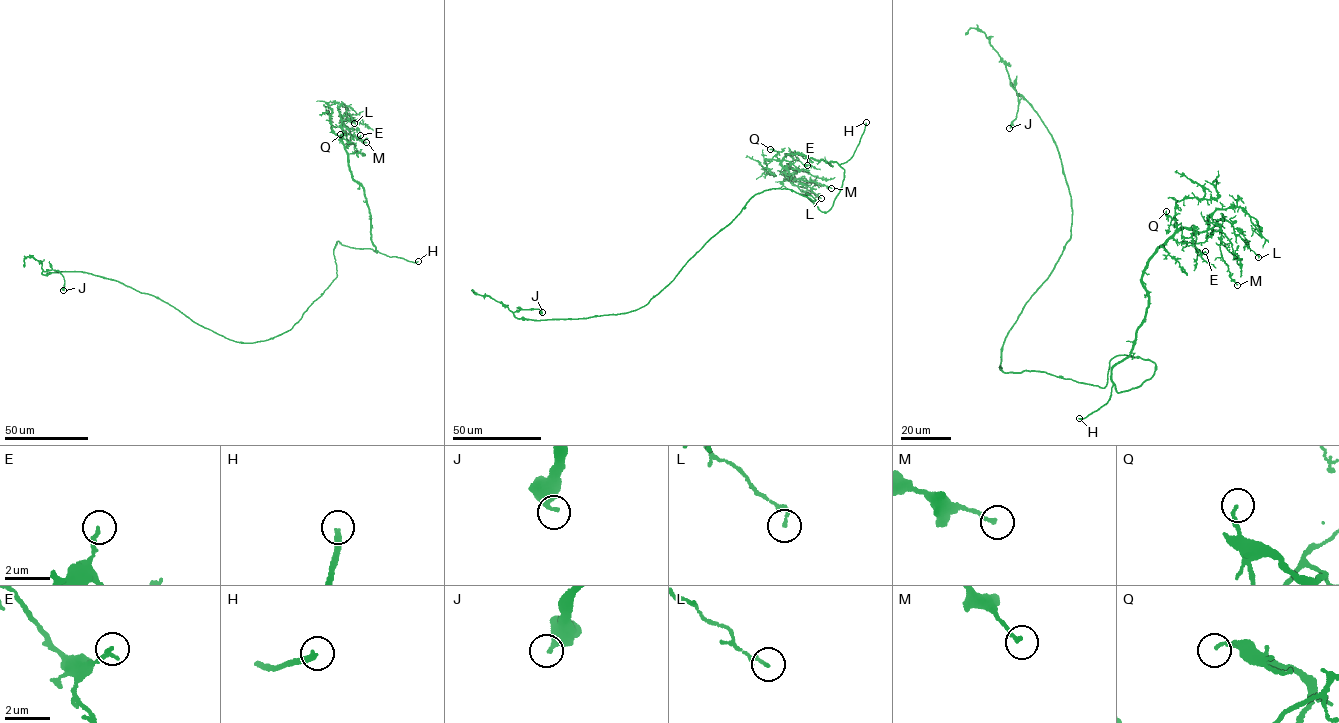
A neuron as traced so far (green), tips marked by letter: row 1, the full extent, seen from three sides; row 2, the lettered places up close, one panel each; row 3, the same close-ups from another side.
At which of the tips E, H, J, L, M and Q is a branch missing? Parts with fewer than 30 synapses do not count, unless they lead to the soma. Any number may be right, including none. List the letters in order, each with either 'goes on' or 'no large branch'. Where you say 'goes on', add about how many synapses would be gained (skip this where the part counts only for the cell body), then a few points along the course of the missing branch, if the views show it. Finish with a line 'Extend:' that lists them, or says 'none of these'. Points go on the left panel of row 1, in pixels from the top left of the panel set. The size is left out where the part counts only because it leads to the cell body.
E: no large branch
H: goes on; course (418, 261), (414, 281), (407, 287)
J: no large branch
L: no large branch
M: no large branch
Q: no large branch
Extend: H

